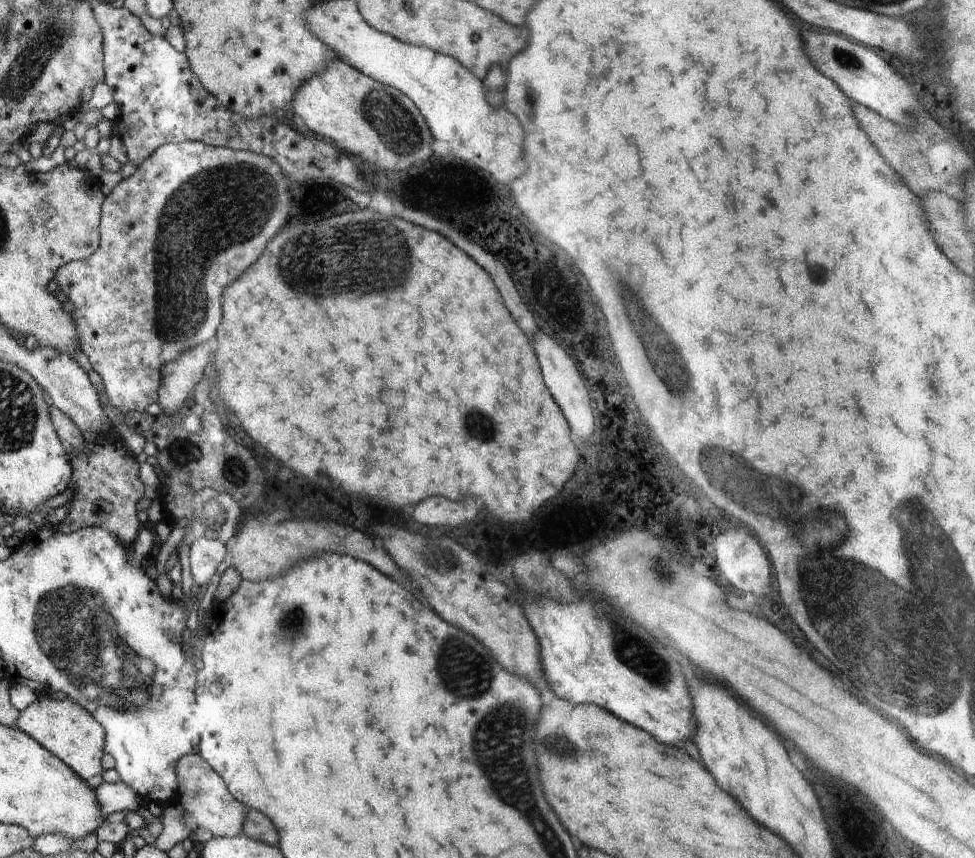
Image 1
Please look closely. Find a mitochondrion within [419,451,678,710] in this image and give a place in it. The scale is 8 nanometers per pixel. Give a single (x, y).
(464, 671)

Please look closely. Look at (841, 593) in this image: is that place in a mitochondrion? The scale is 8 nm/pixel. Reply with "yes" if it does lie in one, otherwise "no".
yes

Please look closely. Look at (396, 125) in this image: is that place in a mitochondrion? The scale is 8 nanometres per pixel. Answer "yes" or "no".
yes

